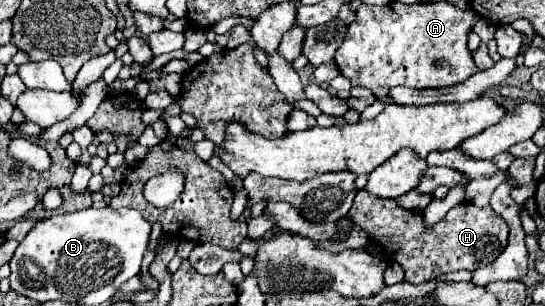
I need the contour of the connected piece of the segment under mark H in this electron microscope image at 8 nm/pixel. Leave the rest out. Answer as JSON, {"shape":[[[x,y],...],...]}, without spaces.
{"shape":[[[360,190],[350,208],[350,218],[370,236],[372,242],[382,246],[390,260],[404,268],[404,280],[410,284],[426,284],[452,270],[476,270],[486,266],[502,254],[508,240],[508,226],[504,224],[504,218],[494,214],[490,206],[476,208],[470,202],[456,204],[434,228],[424,230],[420,212],[404,210],[396,204],[396,200],[374,198],[372,194]]]}

